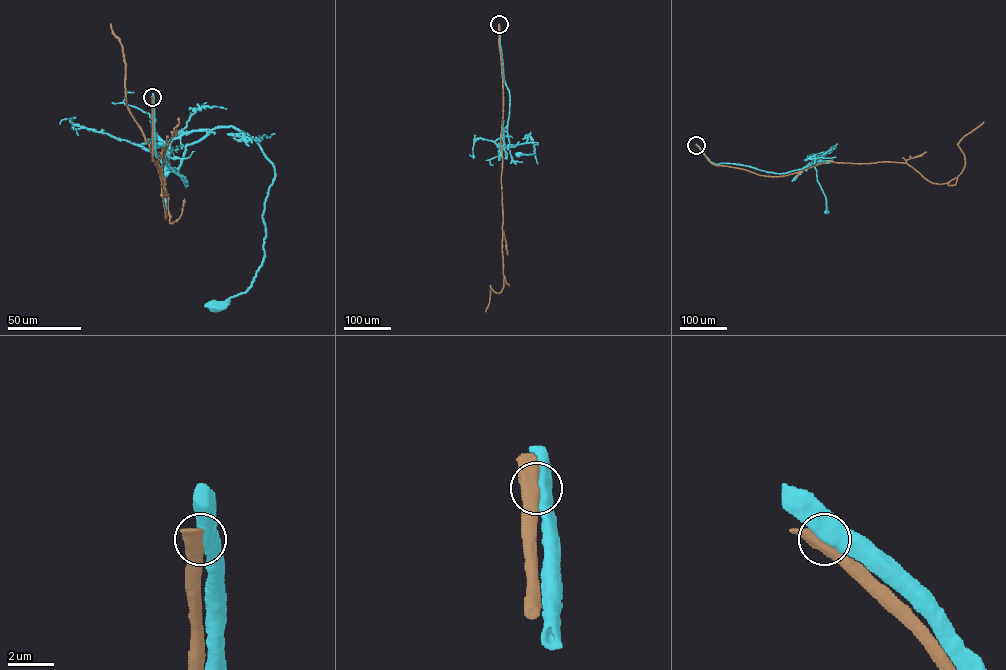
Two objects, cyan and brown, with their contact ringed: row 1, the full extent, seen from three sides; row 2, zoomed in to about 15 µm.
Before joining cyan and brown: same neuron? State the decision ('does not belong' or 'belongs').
does not belong

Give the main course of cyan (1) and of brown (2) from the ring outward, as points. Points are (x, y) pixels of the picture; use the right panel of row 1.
1: (696, 145), (715, 164), (740, 164), (777, 173), (805, 167), (816, 161), (816, 155), (814, 166), (826, 211)
2: (696, 145), (713, 164), (761, 175), (830, 161), (890, 161), (943, 184), (964, 166), (957, 144), (984, 122)

